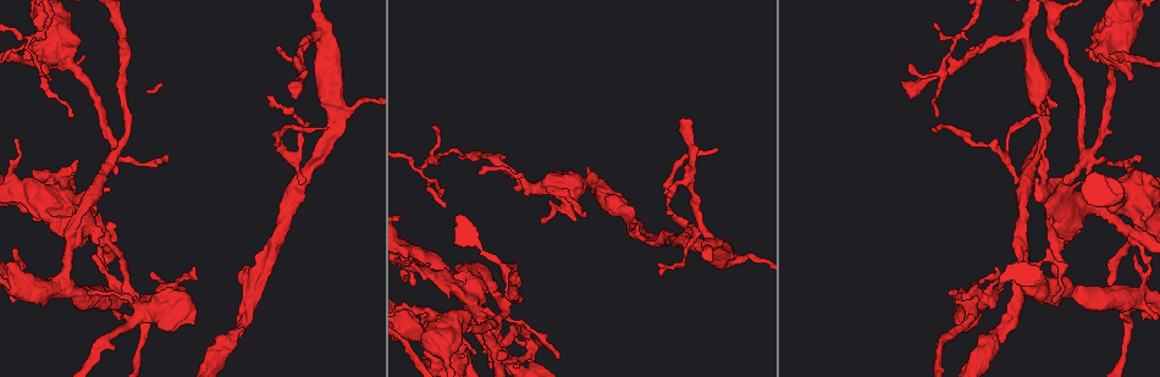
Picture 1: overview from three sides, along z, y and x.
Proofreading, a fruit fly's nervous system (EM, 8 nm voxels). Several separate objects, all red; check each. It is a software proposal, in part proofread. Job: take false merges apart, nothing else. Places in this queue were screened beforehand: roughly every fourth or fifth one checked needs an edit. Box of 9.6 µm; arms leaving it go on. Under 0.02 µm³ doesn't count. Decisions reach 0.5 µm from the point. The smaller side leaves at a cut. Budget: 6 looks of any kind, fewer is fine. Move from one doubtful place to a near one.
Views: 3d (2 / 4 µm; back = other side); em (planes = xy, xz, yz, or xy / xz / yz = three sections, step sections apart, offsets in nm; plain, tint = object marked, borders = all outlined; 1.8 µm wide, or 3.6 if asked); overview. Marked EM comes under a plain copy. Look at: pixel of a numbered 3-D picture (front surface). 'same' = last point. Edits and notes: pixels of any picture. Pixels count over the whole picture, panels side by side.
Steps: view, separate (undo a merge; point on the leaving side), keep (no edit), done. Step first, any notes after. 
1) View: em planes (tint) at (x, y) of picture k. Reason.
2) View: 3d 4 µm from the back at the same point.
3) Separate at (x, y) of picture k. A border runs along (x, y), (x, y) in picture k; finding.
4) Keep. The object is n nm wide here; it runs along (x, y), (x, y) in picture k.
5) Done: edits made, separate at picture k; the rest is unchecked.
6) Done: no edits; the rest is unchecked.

View: 3d 2 µm at (1131, 234) of picture 1. Closes a loop.

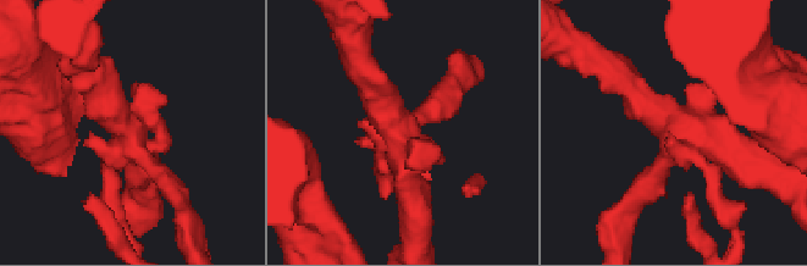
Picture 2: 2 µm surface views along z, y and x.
View: em planes (tint) at (127, 132) of picture 2.

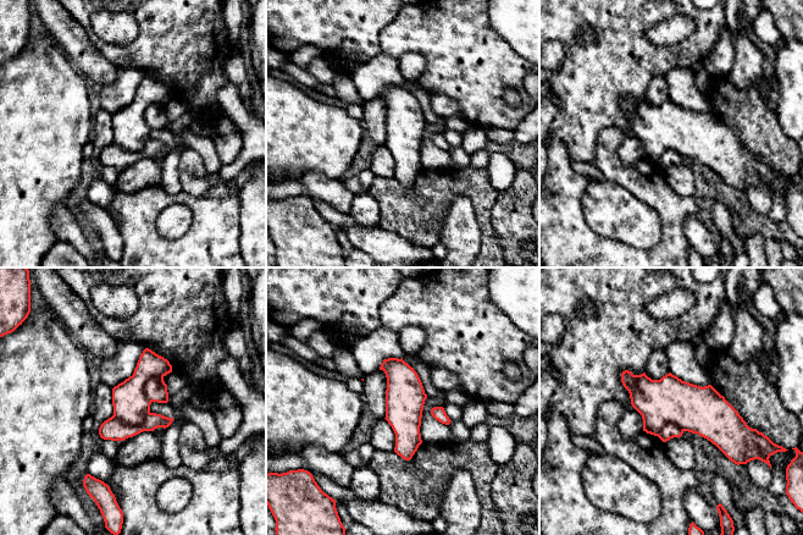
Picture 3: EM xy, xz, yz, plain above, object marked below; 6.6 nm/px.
Separate at (131, 406) of picture 3. The object is 260 nm wide here; two neurons meet here.

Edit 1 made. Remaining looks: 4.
View: 3d 2 µm from the back at (416, 172) of picture 1. Three arms meet.

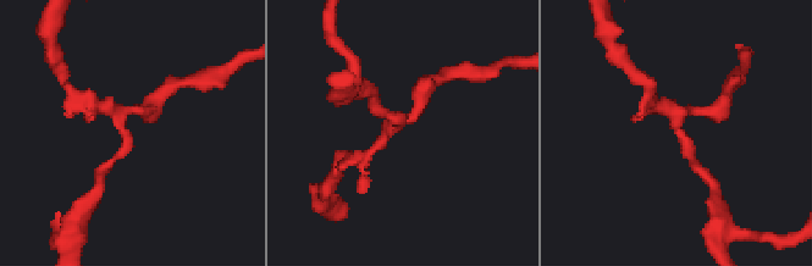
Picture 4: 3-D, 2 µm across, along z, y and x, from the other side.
View: em planes (tint) at (682, 131) of picture 4. 3 arms meet here.

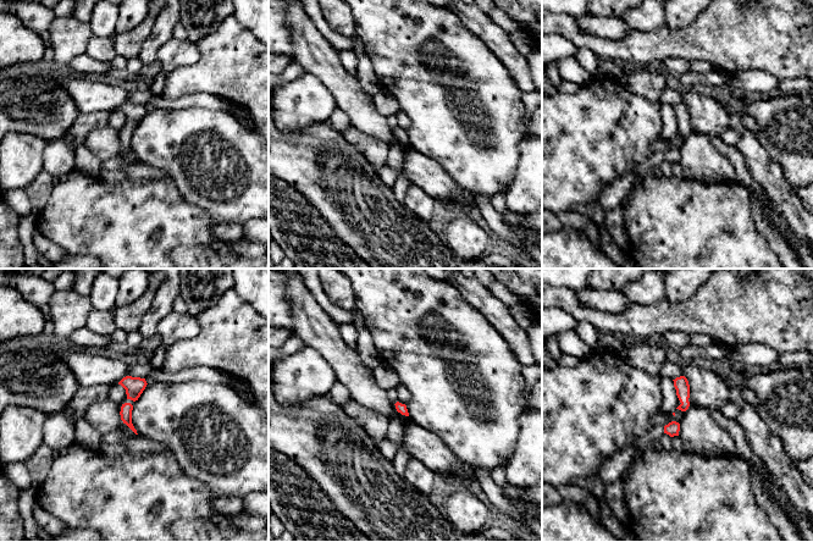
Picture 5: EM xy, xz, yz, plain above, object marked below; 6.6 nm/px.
Keep. All the same neuron.

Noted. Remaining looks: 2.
View: em 3.6 µm yz step 16 (tint) at (433, 318) of picture 1. Thick turns thin.

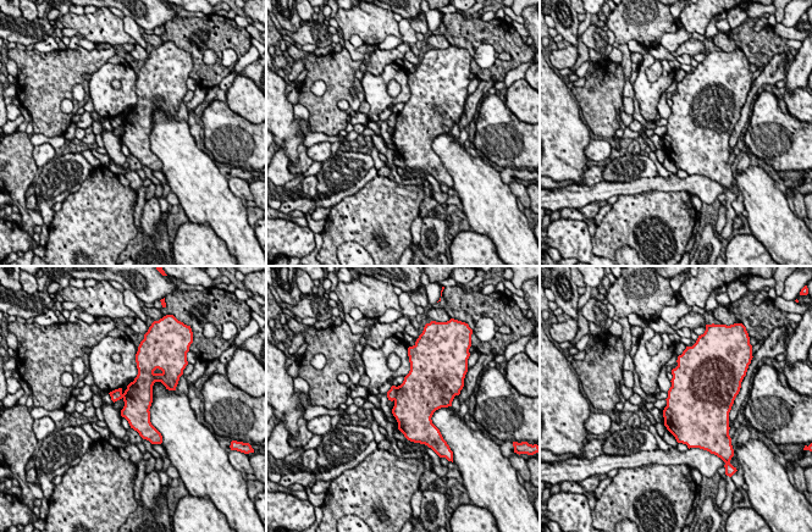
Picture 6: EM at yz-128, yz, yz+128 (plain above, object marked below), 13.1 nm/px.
View: em 3.6 µm planes (borders) at the same point.

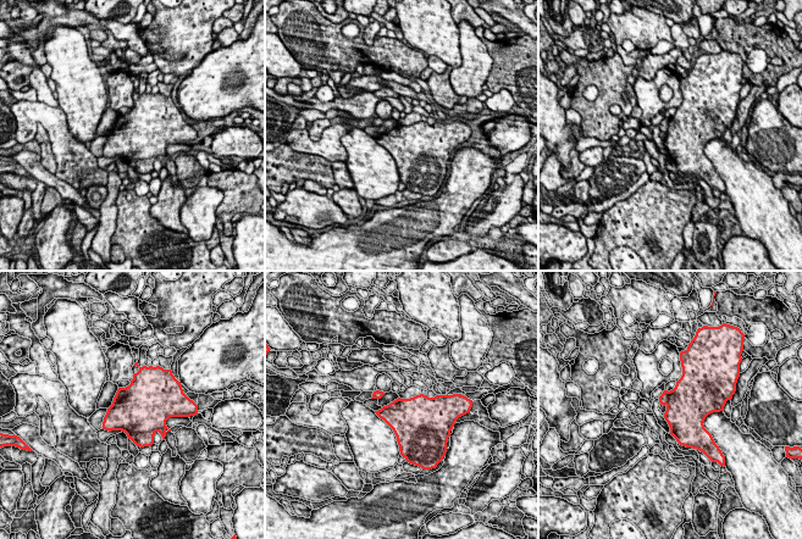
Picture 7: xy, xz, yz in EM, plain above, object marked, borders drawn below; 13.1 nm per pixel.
Separate at (663, 399) of picture 7. A border runs along (669, 392), (665, 404) in picture 7; two neurons meet here.

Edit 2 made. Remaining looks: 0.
Done: edits made, separate at picture 3, separate at picture 7; the rest is unchecked.

